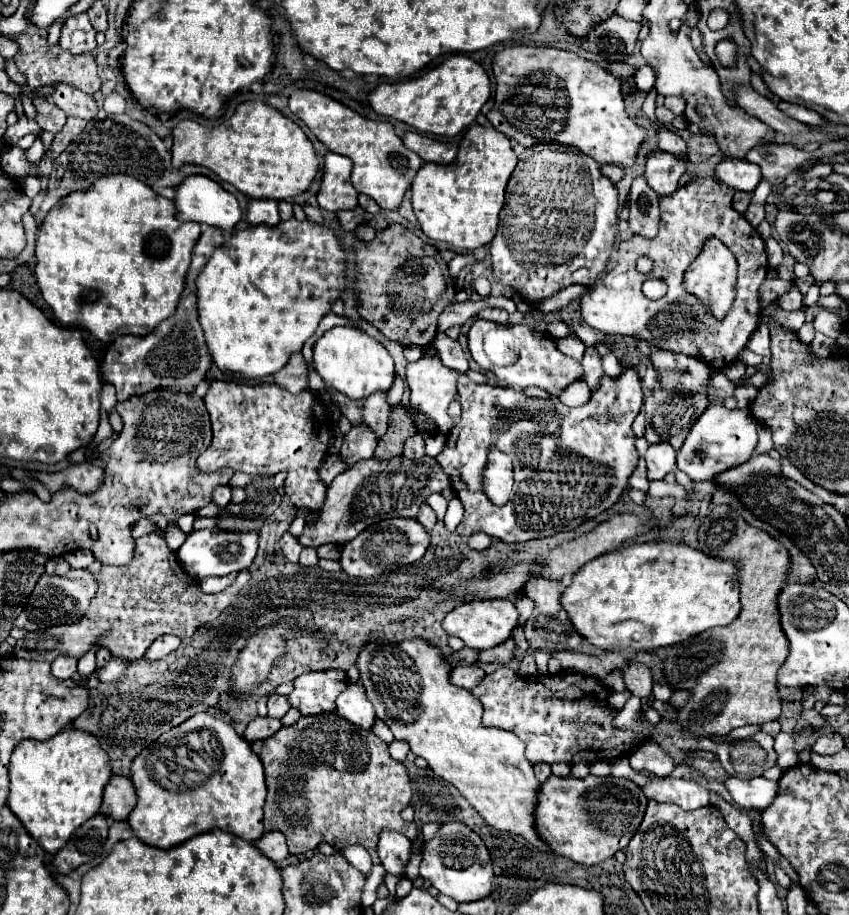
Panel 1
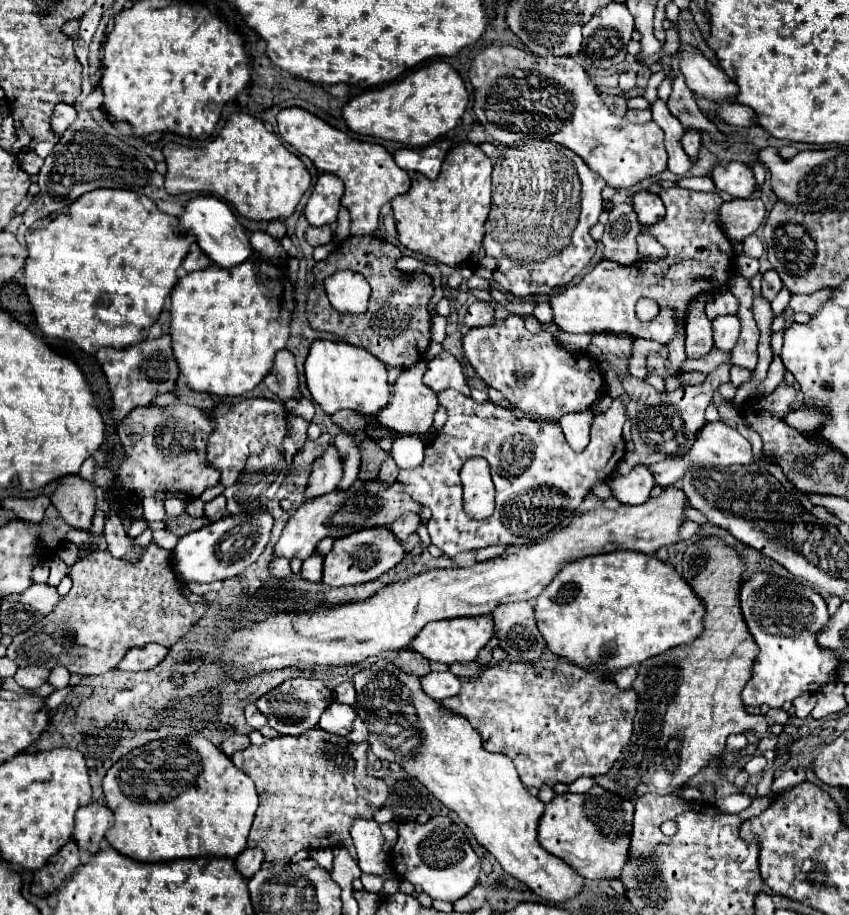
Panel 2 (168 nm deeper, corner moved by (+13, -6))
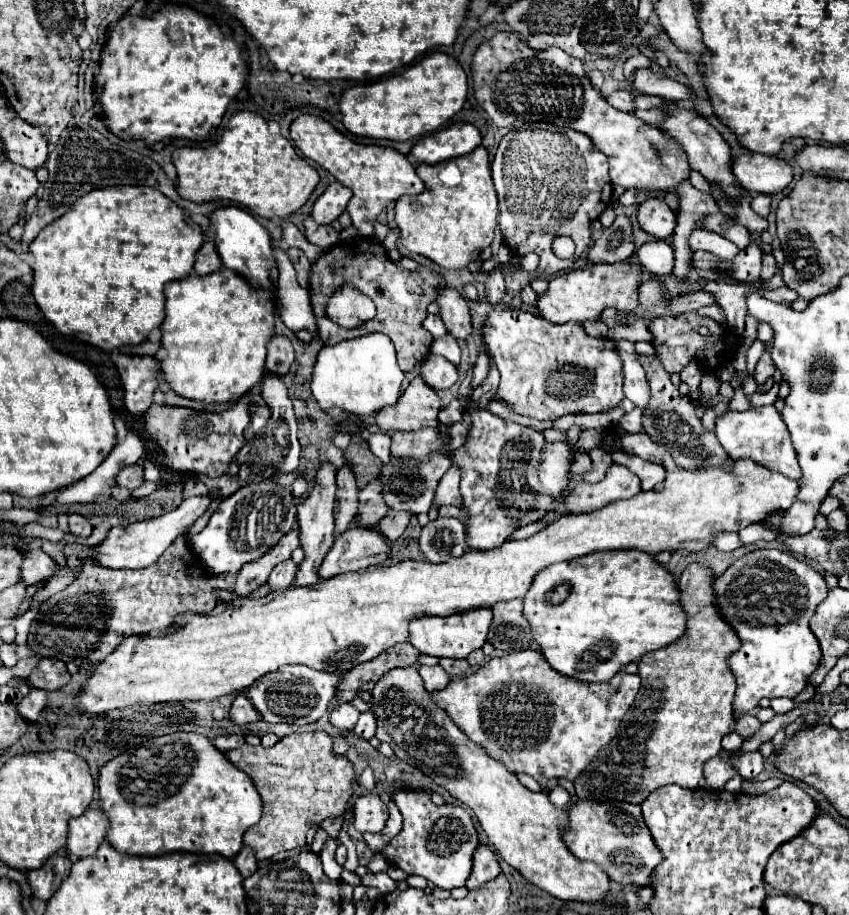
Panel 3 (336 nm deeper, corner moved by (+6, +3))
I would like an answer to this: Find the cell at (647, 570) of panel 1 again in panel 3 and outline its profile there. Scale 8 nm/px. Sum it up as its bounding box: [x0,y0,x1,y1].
[523,550,687,682]

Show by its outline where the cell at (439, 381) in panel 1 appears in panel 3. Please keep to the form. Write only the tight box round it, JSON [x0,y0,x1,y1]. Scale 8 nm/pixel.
[375,376,441,432]

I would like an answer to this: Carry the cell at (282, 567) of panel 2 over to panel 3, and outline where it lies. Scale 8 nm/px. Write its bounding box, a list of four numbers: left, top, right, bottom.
[267,558,297,590]

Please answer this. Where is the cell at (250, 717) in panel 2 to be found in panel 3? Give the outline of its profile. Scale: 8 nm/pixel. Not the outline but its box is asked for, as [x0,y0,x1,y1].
[231,694,261,724]

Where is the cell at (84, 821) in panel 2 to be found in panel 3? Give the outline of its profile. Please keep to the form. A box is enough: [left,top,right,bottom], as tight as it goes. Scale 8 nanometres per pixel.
[67,808,109,856]

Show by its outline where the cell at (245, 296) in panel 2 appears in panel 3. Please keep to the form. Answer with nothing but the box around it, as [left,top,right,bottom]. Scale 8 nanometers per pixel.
[161,268,277,402]

